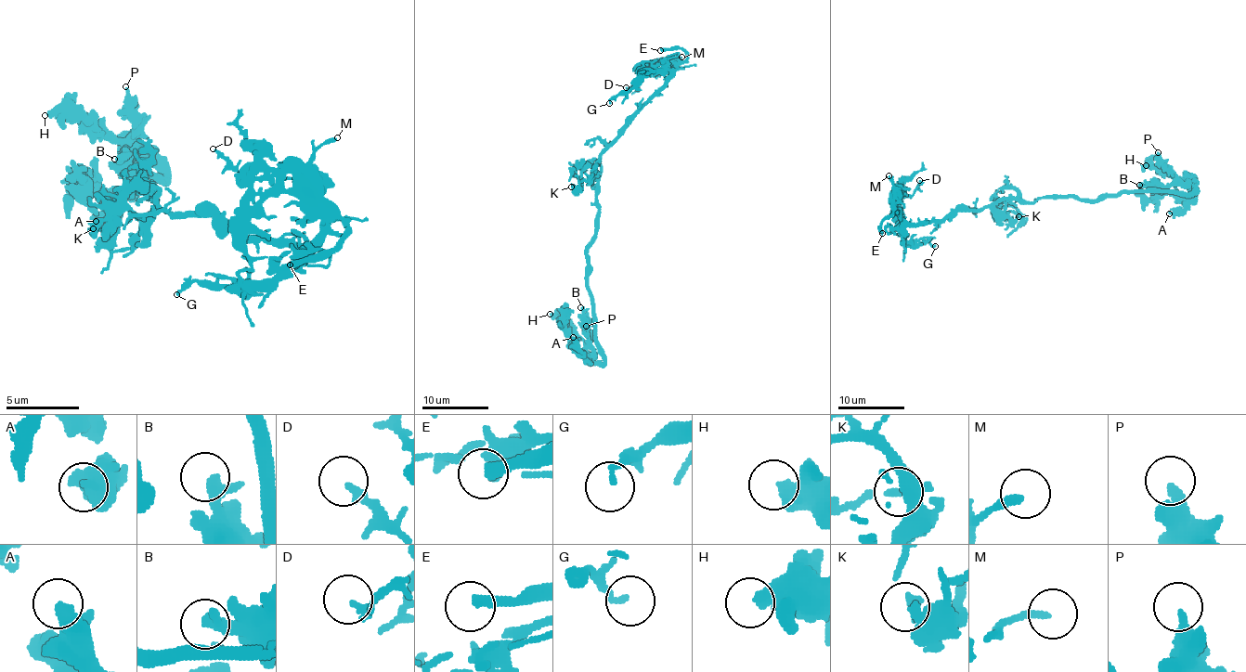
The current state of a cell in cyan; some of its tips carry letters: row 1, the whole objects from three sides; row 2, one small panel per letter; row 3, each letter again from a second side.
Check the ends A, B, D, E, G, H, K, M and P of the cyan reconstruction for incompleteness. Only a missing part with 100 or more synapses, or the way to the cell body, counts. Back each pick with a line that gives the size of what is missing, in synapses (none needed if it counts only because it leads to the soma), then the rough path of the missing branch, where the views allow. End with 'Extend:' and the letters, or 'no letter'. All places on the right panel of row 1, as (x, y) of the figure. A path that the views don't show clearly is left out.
Extend: E

